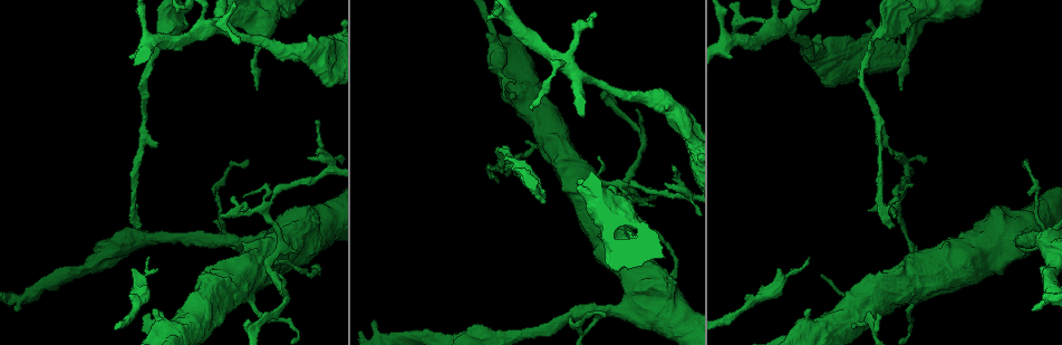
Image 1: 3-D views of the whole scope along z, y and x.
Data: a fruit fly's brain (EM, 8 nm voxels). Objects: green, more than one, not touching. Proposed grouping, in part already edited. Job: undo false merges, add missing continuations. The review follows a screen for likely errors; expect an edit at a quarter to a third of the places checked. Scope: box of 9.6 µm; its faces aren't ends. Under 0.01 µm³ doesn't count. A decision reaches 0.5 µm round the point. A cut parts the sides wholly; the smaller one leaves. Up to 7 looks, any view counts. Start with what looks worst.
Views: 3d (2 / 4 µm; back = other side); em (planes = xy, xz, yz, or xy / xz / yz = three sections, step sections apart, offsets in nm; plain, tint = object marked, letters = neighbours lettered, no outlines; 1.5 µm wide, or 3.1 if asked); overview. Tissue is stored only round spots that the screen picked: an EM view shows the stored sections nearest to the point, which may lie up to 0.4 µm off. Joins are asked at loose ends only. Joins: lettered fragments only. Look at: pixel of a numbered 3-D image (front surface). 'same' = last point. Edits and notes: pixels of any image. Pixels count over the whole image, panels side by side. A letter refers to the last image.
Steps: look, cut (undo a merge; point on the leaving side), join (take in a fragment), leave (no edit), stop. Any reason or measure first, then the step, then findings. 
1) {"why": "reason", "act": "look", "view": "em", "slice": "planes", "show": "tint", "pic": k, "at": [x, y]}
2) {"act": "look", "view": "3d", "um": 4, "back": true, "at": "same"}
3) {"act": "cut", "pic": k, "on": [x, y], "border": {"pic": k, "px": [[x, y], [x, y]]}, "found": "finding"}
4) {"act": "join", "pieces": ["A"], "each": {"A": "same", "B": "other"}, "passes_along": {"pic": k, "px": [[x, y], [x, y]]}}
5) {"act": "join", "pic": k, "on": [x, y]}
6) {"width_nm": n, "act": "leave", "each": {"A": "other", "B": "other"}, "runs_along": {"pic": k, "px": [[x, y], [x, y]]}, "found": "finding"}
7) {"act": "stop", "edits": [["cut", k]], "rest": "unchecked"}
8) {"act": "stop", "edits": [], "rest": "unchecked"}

{"why": "stops while still wide", "act": "look", "view": "em", "slice": "xy", "step": 4, "show": "tint", "pic": 1, "at": [133, 57]}

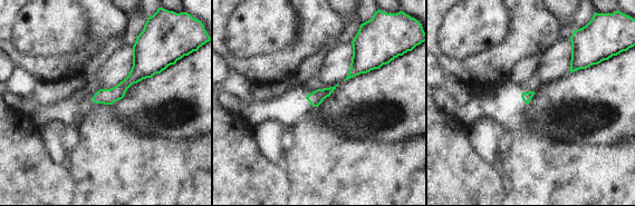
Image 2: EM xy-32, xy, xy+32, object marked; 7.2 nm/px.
{"why": "see the neighbours", "act": "look", "view": "em", "slice": "xy", "step": 4, "show": "letters", "at": "same"}

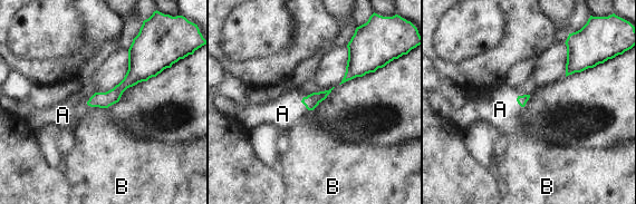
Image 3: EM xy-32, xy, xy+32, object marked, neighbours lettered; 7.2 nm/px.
{"act": "join", "pieces": ["A"], "each": {"A": "same", "B": "other"}, "passes_along": {"pic": 3, "px": [[310, 102], [305, 105], [282, 114]]}, "found": "the cell continues"}

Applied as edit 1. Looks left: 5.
{"why": "thin end", "act": "look", "view": "em", "slice": "planes", "show": "tint", "pic": 1, "at": [912, 185]}

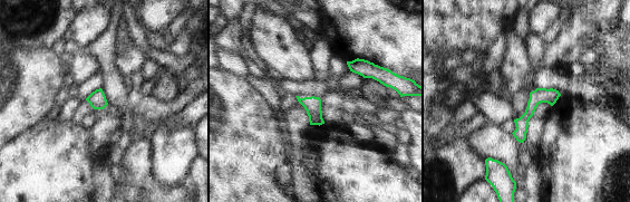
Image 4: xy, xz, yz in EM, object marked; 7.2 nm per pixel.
{"why": "see the neighbours", "act": "look", "view": "em", "slice": "planes", "show": "letters", "at": "same"}

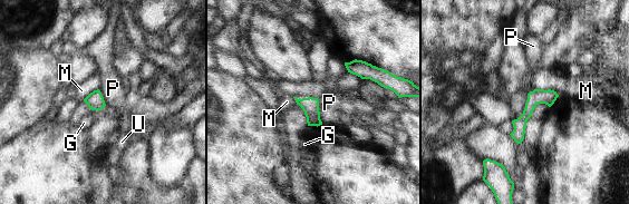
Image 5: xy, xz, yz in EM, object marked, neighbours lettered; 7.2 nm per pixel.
{"act": "leave", "each": {"G": "other", "M": "other", "P": "other", "U": "other"}, "found": "no lettered fragment goes on from it"}

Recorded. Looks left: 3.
{"why": "stops while still wide", "act": "look", "view": "3d", "um": 2, "back": true, "pic": 1, "at": [16, 308]}

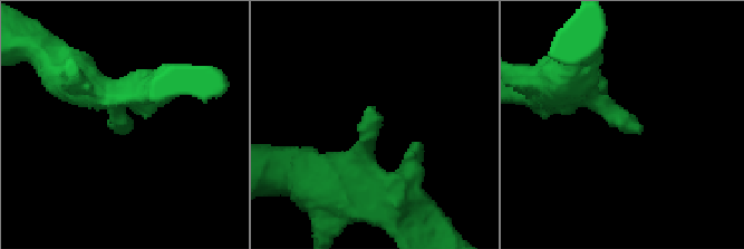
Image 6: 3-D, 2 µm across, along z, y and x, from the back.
{"act": "look", "view": "em", "slice": "xz", "step": 8, "show": "letters", "pic": 6, "at": [643, 129]}

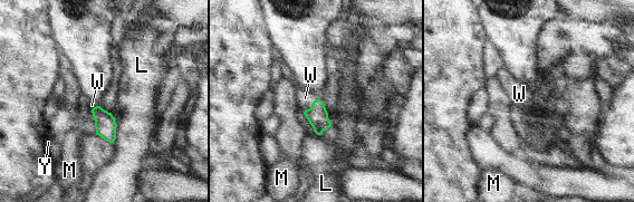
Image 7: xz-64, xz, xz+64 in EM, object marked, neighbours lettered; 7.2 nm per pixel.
{"longest_contact_nm": ["L", 190], "act": "join", "pieces": ["W"], "each": {"L": "other", "M": "other", "W": "same", "Y": "other"}, "passes_along": {"pic": 7, "px": [[317, 115], [311, 106], [305, 98]]}, "found": "it goes on there"}

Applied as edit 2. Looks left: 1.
{"act": "stop", "edits": [["join", 3], ["join", 7]], "rest": "unchecked"}

